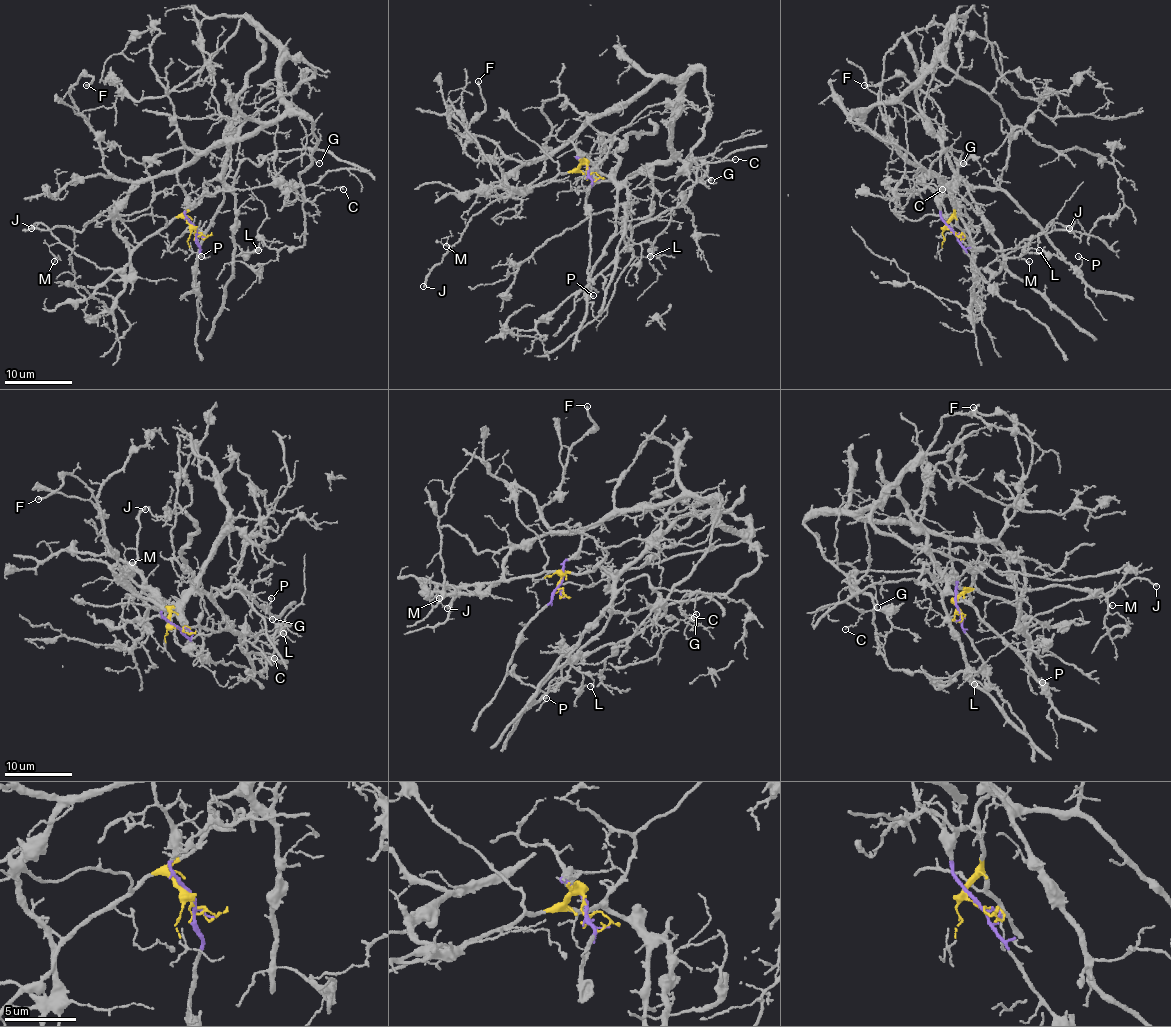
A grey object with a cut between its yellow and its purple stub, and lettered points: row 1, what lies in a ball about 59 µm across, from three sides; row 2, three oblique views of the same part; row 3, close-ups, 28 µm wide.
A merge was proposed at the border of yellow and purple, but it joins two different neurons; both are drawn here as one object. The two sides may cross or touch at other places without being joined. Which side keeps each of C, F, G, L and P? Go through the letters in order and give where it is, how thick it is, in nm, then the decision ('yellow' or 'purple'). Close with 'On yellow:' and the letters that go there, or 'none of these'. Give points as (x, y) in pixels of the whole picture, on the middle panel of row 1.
C: at (735, 159); 100 nm thick; purple
F: at (478, 81); 200 nm thick; purple
G: at (711, 180); 100 nm thick; yellow
L: at (650, 256); 140 nm thick; yellow
P: at (593, 295); 130 nm thick; yellow
On yellow: G, L, P

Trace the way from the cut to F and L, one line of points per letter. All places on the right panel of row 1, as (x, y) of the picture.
F: (951, 232), (923, 172), (931, 171), (945, 183), (939, 166), (943, 113), (902, 76), (863, 85)
L: (951, 232), (951, 186), (961, 179), (980, 220), (1007, 257), (1039, 250)

